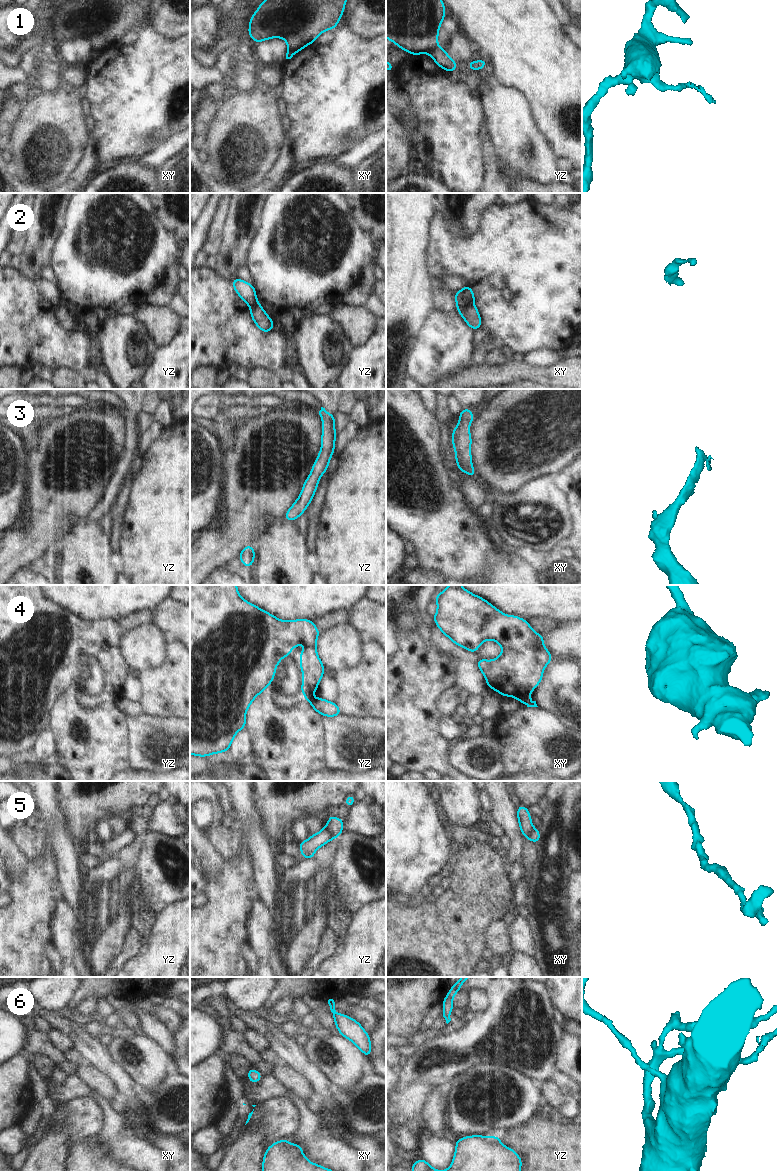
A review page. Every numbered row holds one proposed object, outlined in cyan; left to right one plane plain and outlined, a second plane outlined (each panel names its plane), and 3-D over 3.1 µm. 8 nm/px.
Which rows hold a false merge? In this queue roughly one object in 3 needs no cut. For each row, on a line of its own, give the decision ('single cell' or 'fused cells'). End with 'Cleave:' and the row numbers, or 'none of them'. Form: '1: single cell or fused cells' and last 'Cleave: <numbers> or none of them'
1: fused cells
2: fused cells
3: single cell
4: fused cells
5: fused cells
6: single cell
Cleave: 1, 2, 4, 5

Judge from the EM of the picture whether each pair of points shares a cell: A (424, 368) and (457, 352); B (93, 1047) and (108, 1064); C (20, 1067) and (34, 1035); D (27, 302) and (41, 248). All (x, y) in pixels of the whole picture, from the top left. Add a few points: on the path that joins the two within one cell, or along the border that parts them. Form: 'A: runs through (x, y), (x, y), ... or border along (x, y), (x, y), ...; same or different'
A: runs through (432, 365), (439, 365), (449, 355); same
B: runs through (95, 1051), (104, 1060); same
C: border along (18, 1053), (24, 1058); different
D: border along (17, 270), (35, 282); different

